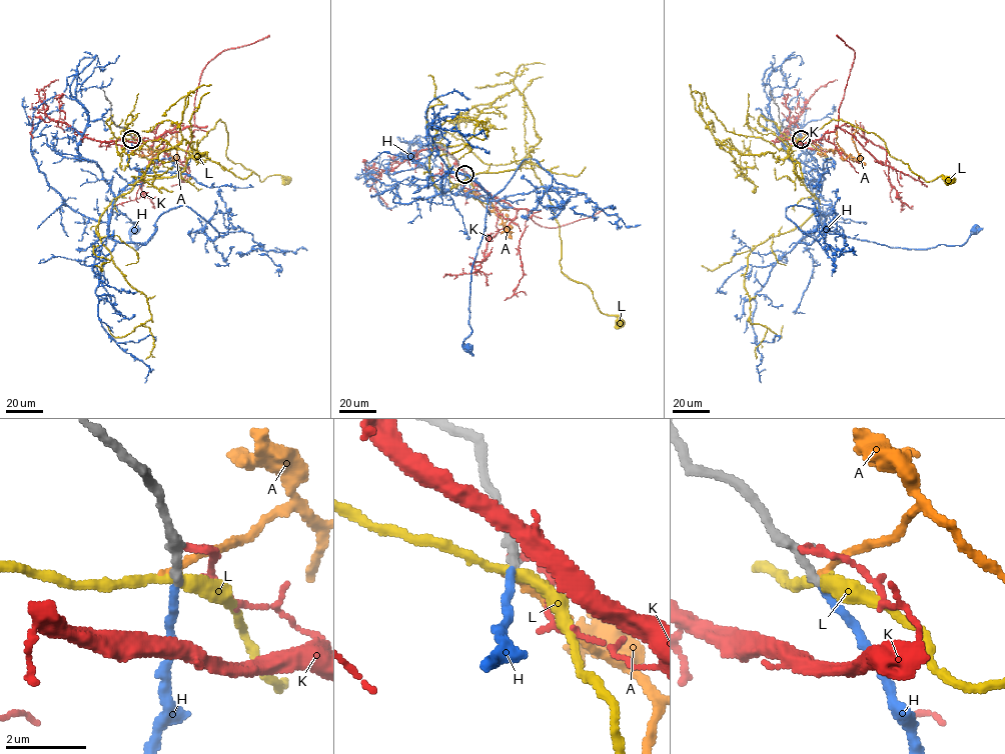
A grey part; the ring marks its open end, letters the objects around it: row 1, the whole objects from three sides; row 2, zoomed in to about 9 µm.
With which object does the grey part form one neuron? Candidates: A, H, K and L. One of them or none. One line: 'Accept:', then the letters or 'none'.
Accept: H

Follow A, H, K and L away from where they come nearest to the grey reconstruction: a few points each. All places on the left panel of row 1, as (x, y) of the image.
A: (131, 138), (137, 136), (142, 148), (163, 150), (175, 162), (177, 134), (170, 120)
H: (131, 139), (127, 164), (138, 175), (115, 198), (108, 235), (145, 244), (153, 234), (135, 249), (135, 230)
K: (132, 137), (154, 140), (183, 127), (175, 126), (150, 146), (140, 196), (110, 209)
L: (131, 138), (116, 138), (107, 120), (153, 150), (193, 156), (220, 119), (228, 159), (261, 181), (287, 180)

